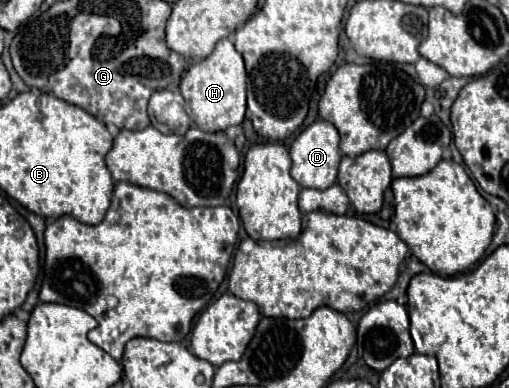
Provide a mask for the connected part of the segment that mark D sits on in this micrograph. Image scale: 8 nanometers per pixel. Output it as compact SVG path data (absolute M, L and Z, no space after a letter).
M318 119L312 125L308 125L292 143L290 157L292 157L292 177L300 187L312 187L312 189L328 189L336 183L338 165L340 165L340 147L338 147L338 131L332 123Z

